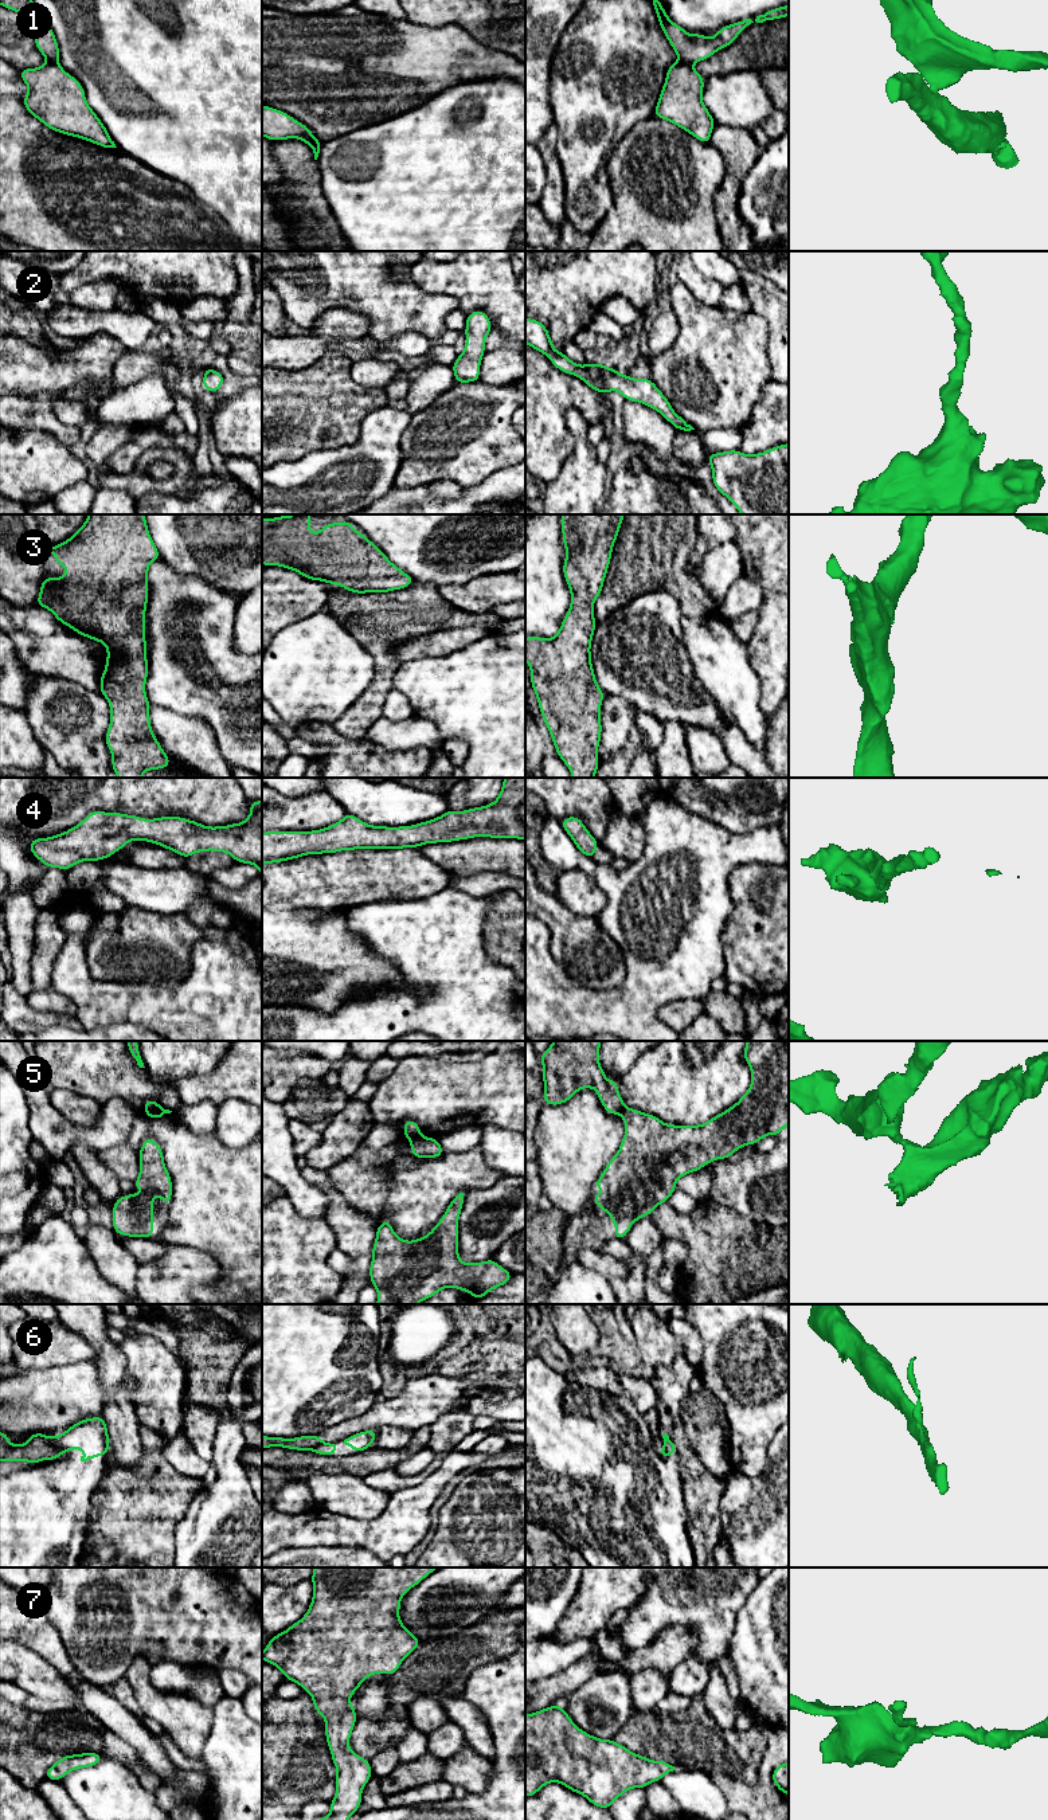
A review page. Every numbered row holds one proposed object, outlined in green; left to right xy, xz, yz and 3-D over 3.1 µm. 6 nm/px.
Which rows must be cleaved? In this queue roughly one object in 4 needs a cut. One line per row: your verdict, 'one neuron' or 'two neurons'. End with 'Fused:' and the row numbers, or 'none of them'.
1: two neurons
2: one neuron
3: one neuron
4: one neuron
5: two neurons
6: two neurons
7: one neuron
Fused: 1, 5, 6

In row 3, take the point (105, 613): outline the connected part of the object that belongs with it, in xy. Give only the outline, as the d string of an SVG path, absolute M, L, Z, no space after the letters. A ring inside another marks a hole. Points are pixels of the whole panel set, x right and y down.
M89 514L85 524L70 539L55 547L44 547L44 553L47 552L52 552L55 563L63 565L67 572L62 578L47 576L42 582L36 606L50 610L60 623L79 635L102 642L107 650L98 692L110 705L110 725L105 741L112 752L113 772L118 778L142 778L148 770L167 768L171 760L152 731L150 702L145 692L148 658L144 618L148 604L148 570L153 560L160 559L148 531L145 514Z

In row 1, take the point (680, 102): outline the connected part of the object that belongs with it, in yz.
M677 60L669 66L654 116L688 132L703 144L716 122L701 101L704 78L688 63Z

